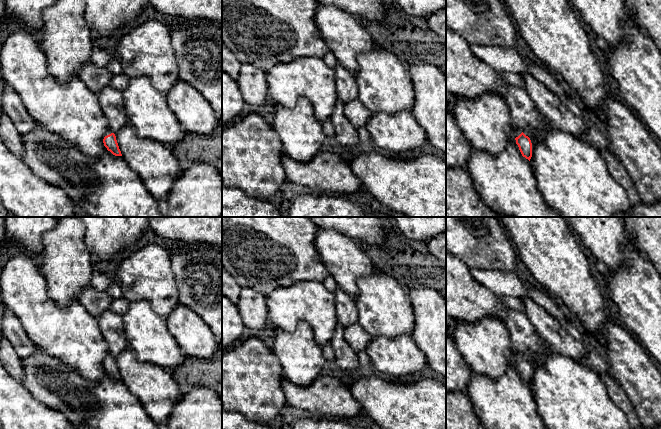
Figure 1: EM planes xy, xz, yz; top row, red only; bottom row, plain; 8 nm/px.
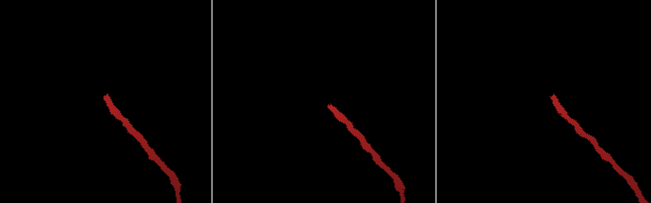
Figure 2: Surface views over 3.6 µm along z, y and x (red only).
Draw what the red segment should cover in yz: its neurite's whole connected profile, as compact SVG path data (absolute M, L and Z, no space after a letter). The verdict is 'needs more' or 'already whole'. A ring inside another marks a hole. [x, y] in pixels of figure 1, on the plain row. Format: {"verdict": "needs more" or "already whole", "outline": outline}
{"verdict": "needs more", "outline": "M514 349L513 359L515 361L516 368L518 369L522 380L530 385L532 381L532 367L530 362Z"}

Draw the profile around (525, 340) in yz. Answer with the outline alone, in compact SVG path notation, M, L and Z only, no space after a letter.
M507 308L504 325L514 350L529 362L543 356L549 344L534 330L525 312Z

